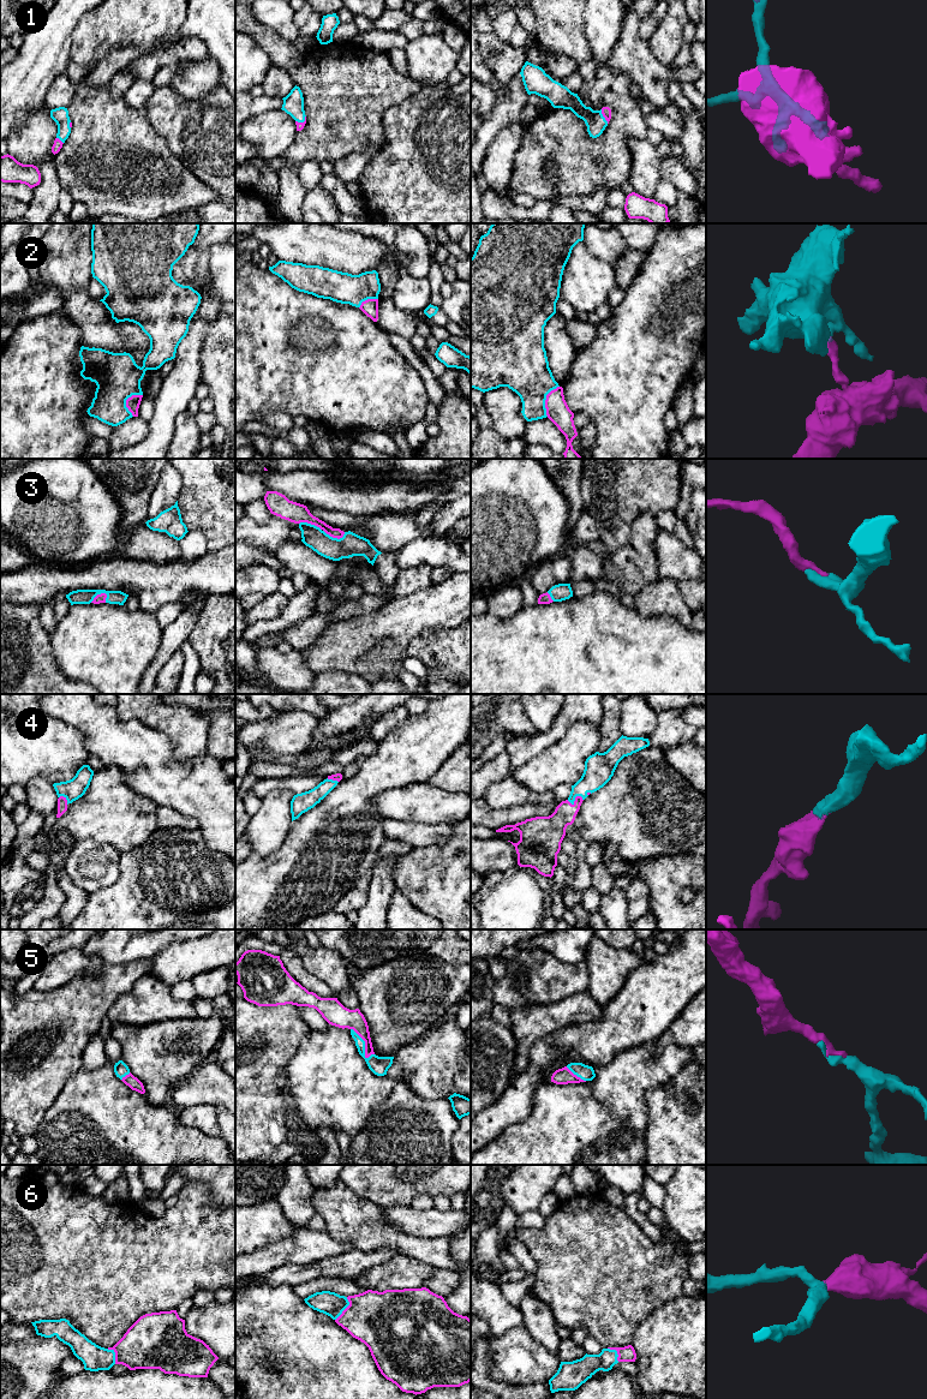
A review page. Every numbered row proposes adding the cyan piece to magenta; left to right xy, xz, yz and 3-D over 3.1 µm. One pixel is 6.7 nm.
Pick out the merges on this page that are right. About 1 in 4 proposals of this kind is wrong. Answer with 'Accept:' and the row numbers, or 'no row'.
Accept: 1, 3, 4, 5, 6

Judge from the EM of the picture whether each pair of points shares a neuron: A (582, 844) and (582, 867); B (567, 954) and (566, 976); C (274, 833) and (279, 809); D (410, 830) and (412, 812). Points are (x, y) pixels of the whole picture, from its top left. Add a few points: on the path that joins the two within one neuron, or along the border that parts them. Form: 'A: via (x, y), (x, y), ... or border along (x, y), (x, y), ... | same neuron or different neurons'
A: via (581, 850), (581, 861) | same neuron
B: border along (542, 949), (563, 962), (578, 963), (584, 961) | different neurons
C: via (274, 827), (274, 815) | same neuron
D: border along (383, 817), (429, 824), (437, 824), (440, 821) | different neurons

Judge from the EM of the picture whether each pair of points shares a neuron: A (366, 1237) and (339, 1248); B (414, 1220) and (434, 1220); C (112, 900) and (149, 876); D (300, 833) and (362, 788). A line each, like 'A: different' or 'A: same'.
A: different
B: same
C: same
D: same

